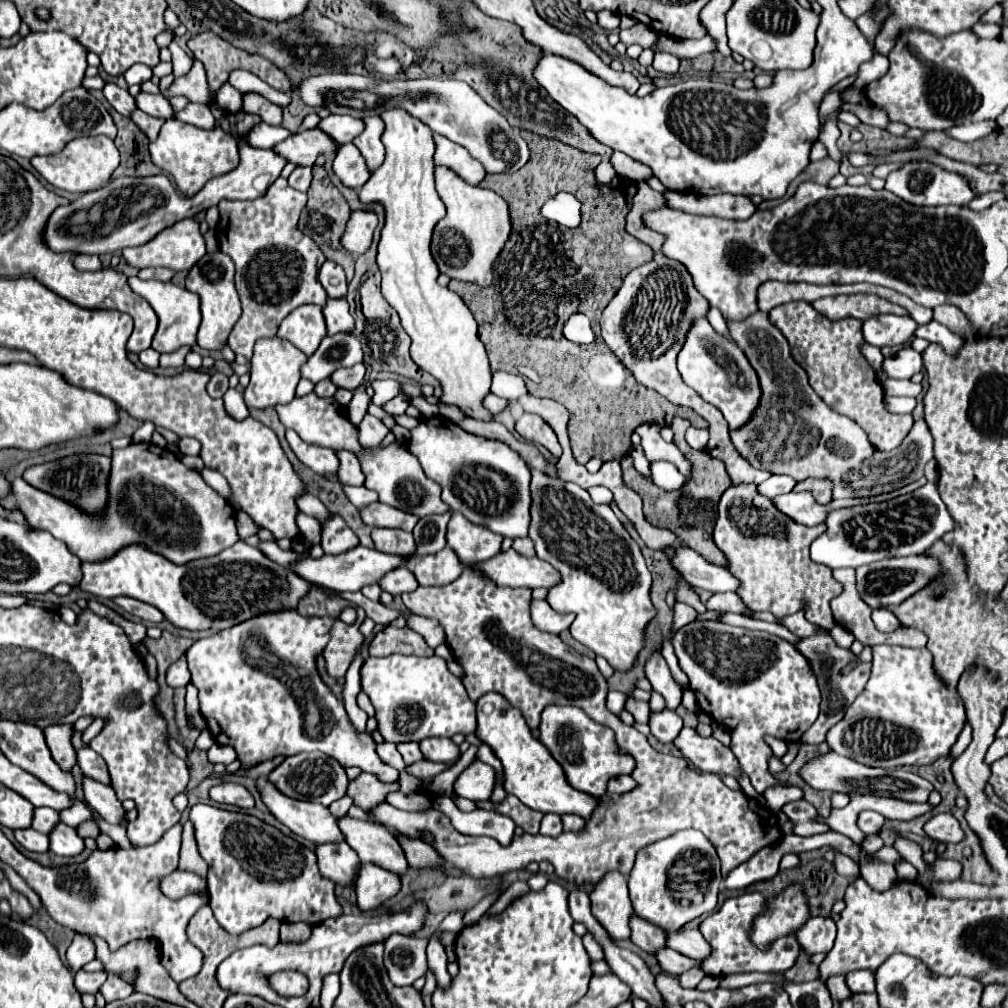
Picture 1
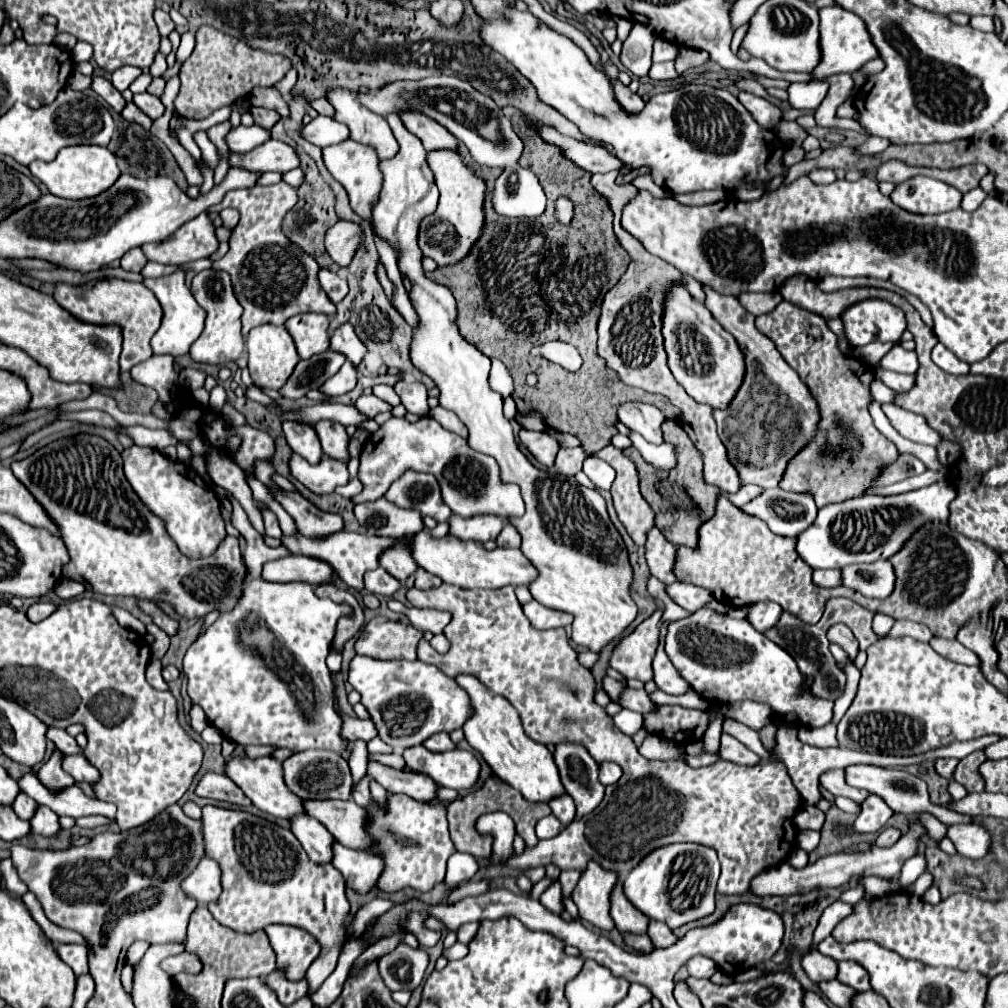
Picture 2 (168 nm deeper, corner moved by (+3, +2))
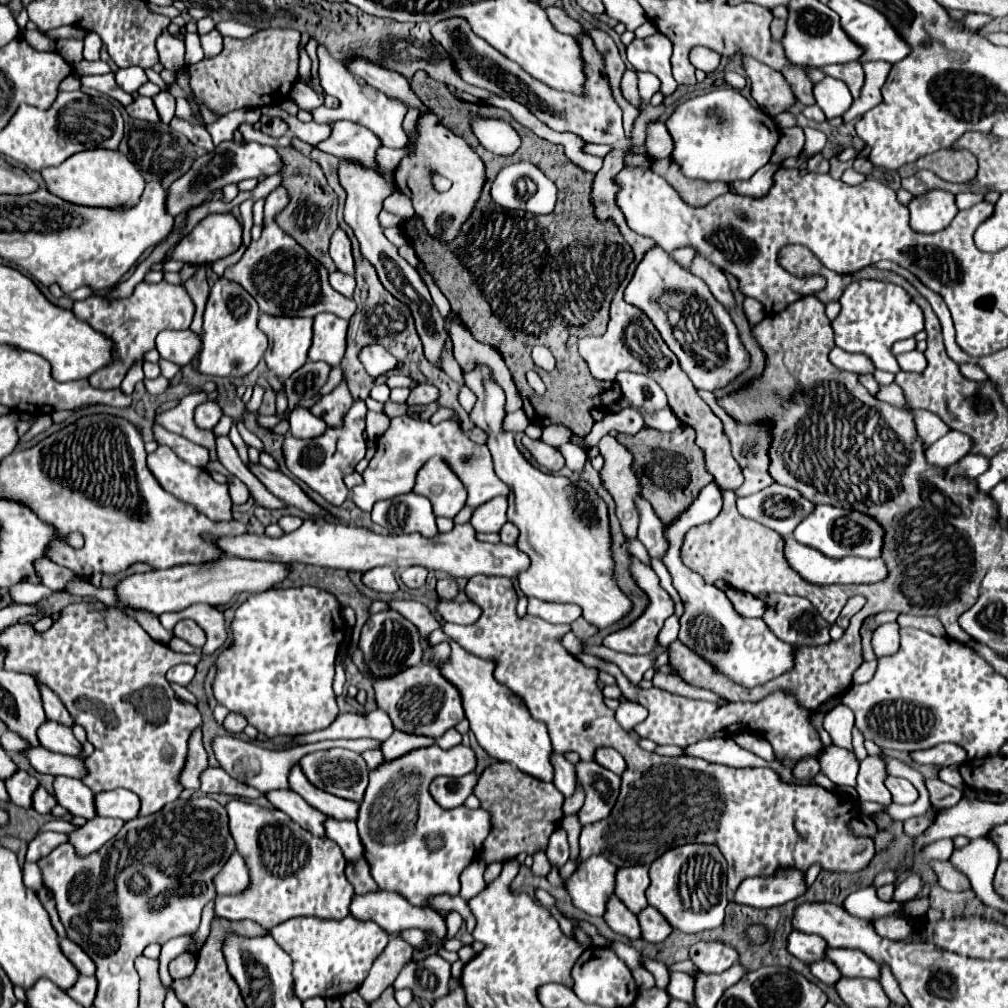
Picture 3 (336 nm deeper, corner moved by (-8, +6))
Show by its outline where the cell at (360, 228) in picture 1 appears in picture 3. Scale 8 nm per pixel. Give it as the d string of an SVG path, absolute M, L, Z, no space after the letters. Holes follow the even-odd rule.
M337 228L331 236L329 256L333 258L339 272L343 272L343 274L353 274L355 272L353 256L351 256L351 242L349 242L347 234L341 228Z

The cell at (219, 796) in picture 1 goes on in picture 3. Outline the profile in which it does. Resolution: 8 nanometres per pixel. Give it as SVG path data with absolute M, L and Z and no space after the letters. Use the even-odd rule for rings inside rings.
M205 768L199 776L199 782L201 782L199 790L205 794L229 794L229 796L241 796L241 798L261 796L261 792L257 792L253 786L233 780L223 768Z

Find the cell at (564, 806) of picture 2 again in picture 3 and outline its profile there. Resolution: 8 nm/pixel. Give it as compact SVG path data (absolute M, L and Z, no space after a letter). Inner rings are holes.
M551 754L553 760L553 784L567 798L575 792L575 766L563 754Z

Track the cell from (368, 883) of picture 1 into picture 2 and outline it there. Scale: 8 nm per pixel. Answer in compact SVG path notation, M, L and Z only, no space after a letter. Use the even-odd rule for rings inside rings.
M334 844L332 864L342 872L346 886L358 894L368 894L370 890L374 890L384 870L382 856L350 850L342 844Z

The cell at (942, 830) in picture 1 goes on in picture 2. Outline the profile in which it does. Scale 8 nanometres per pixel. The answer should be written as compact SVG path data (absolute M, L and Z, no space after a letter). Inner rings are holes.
M976 824L948 826L946 836L954 842L956 852L962 856L968 856L968 858L982 858L990 846L988 832Z

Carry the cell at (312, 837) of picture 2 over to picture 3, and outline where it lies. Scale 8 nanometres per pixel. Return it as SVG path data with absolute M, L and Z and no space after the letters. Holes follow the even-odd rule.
M273 790L267 792L265 798L281 812L285 812L293 822L297 822L301 828L315 832L315 836L323 836L325 828L321 824L325 822L325 814L317 812L313 806L309 806L301 796L297 796L293 790Z

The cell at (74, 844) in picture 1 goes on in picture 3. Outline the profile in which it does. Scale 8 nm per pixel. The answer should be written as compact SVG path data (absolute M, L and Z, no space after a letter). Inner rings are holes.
M37 786L37 790L33 792L33 808L35 808L39 814L49 814L55 804L57 804L55 796L49 794L43 786Z

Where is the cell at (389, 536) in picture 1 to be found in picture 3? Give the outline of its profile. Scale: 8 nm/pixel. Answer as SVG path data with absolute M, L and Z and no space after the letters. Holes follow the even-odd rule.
M411 566L411 568L401 572L403 584L411 590L417 590L417 588L425 586L425 578L427 578L427 570L423 566Z

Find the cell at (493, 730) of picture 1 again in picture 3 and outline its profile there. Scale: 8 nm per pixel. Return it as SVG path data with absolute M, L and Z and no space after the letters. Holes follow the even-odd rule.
M433 630L427 636L429 646L435 646L445 640L451 646L451 654L445 662L437 664L437 668L441 670L441 676L447 678L459 690L463 708L465 708L465 718L469 720L479 746L489 756L493 756L501 762L509 762L509 764L517 766L521 772L527 772L543 782L551 782L553 766L551 766L549 756L551 756L553 748L551 748L551 740L549 740L545 724L535 720L529 714L527 706L523 704L523 700L519 696L515 696L505 684L499 684L493 678L493 670L495 670L493 660L485 660L485 658L465 652L457 642L449 640L443 630Z

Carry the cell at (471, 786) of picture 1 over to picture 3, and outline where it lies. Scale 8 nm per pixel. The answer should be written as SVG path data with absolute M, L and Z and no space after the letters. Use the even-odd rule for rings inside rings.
M437 744L427 748L411 750L395 760L383 760L375 770L371 770L371 782L365 790L365 798L359 804L357 828L359 838L365 848L365 860L371 868L371 876L379 890L397 892L409 900L409 904L419 908L431 908L429 898L439 894L457 896L461 882L461 872L481 856L483 842L491 832L491 814L481 808L469 809L466 806L455 810L443 810L429 794L429 784L437 776L465 776L477 766L475 752L463 744L443 750Z

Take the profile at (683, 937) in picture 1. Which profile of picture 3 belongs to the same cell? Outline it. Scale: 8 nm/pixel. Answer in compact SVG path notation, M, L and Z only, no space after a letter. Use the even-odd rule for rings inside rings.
M653 906L643 908L637 914L637 918L639 918L639 926L641 926L641 936L647 942L661 942L673 930L673 928L669 928L669 924L665 924L665 918Z

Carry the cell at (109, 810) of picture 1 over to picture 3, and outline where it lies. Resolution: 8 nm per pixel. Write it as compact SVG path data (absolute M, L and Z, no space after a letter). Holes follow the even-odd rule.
M45 720L45 724L41 724L37 730L37 738L39 744L51 752L61 752L81 758L81 744L75 740L71 726L59 724L55 720Z

